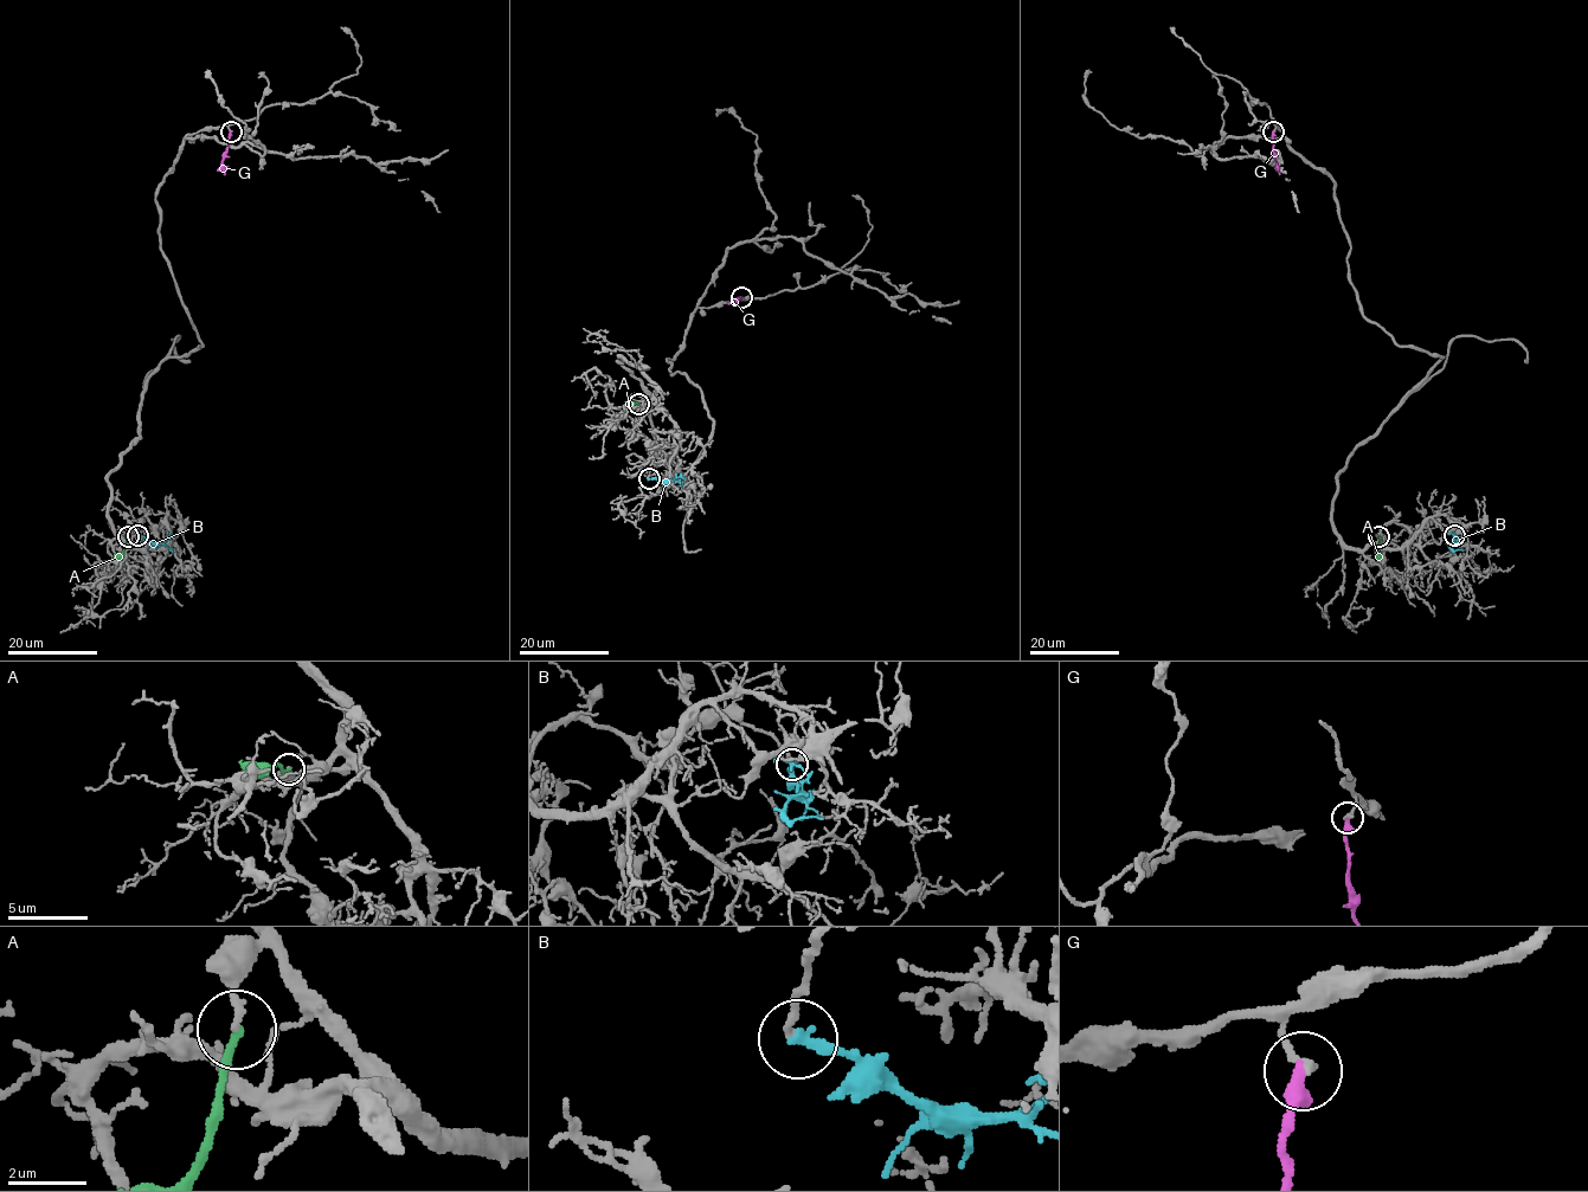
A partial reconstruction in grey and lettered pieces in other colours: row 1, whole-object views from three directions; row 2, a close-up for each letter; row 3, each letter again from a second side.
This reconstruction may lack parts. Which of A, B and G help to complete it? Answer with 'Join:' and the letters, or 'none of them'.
Join: none of them

